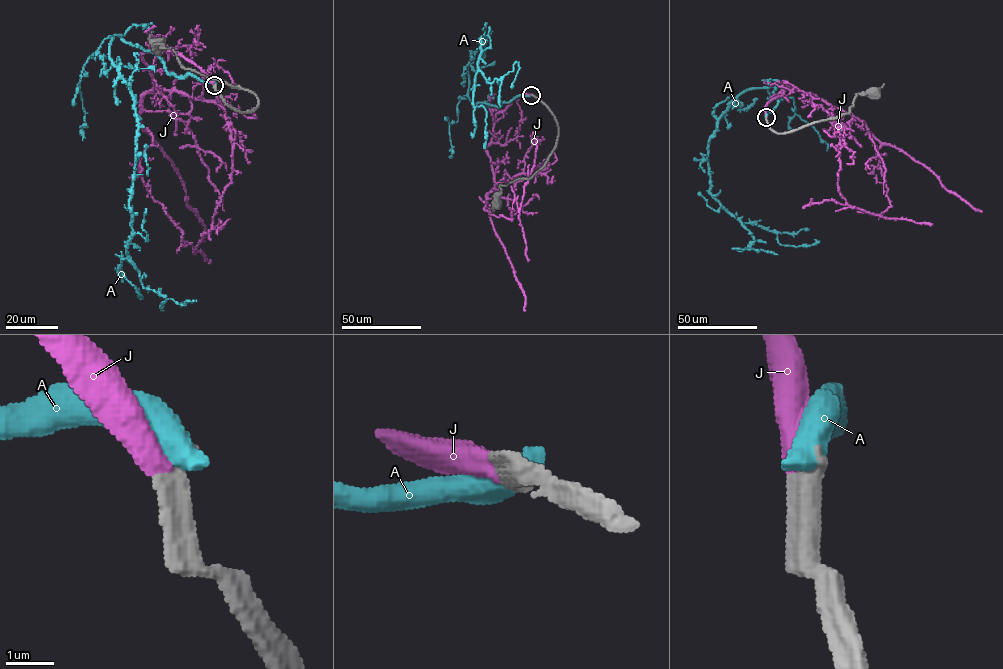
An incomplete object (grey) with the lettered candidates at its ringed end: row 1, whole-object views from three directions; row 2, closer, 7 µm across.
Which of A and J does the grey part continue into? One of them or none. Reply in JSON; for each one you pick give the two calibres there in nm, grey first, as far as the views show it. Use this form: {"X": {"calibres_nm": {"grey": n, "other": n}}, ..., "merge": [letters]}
{"J": {"calibres_nm": {"grey": 550, "other": 440}}, "merge": ["J"]}

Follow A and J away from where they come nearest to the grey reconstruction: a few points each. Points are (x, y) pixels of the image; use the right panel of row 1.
A: (766, 117), (773, 87), (742, 92), (721, 117), (709, 192), (781, 245), (814, 239)
J: (766, 117), (765, 106), (786, 89), (848, 112), (854, 117), (839, 144), (838, 191), (845, 201), (929, 226)

